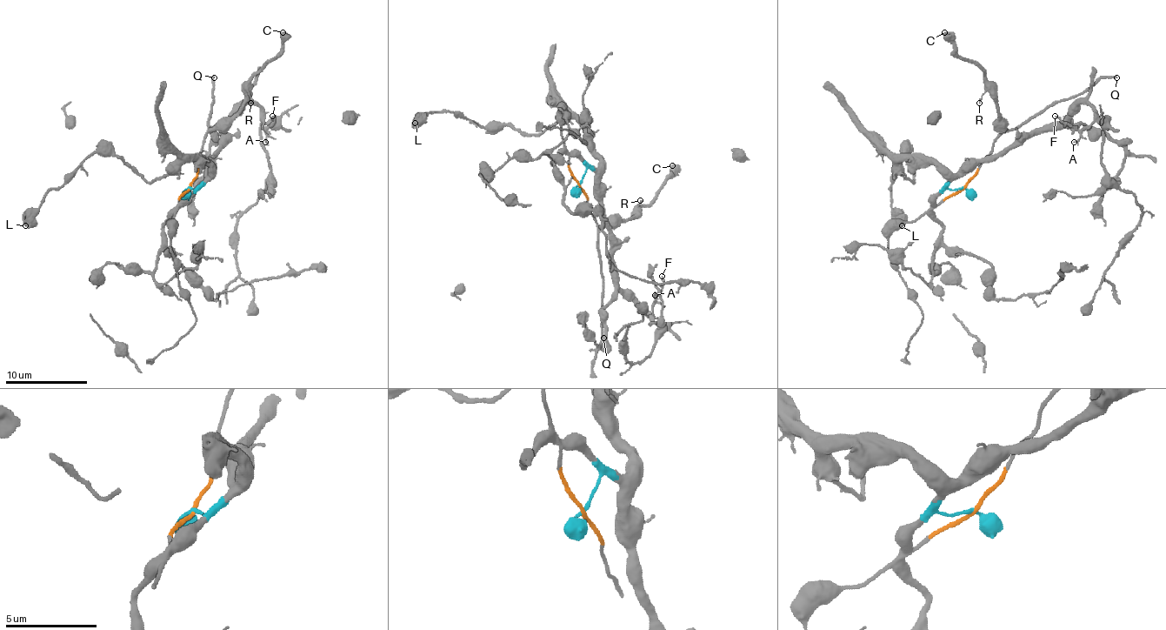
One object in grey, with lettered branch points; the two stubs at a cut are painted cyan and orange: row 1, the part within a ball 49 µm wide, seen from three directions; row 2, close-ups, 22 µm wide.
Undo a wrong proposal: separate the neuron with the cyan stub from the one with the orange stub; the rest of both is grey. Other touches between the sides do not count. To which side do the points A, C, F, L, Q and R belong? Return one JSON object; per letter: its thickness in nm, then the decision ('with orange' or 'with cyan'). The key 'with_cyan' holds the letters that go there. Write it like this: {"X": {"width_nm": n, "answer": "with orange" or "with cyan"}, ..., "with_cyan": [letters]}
{"A": {"width_nm": 130, "answer": "with cyan"}, "C": {"width_nm": 500, "answer": "with orange"}, "F": {"width_nm": 160, "answer": "with cyan"}, "L": {"width_nm": 800, "answer": "with cyan"}, "Q": {"width_nm": 240, "answer": "with orange"}, "R": {"width_nm": 100, "answer": "with orange"}, "with_cyan": ["A", "F", "L"]}

